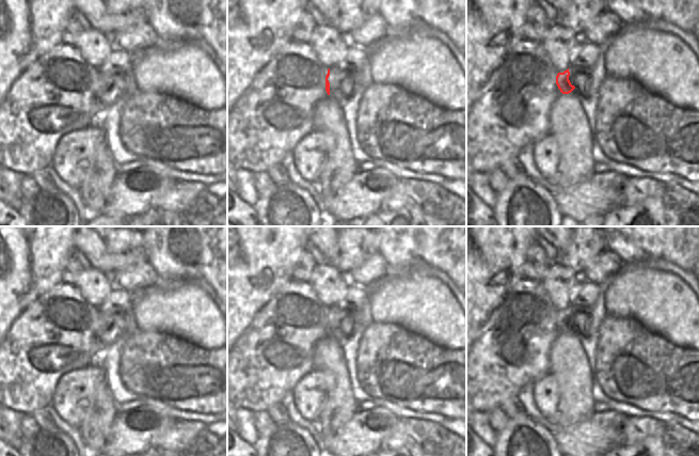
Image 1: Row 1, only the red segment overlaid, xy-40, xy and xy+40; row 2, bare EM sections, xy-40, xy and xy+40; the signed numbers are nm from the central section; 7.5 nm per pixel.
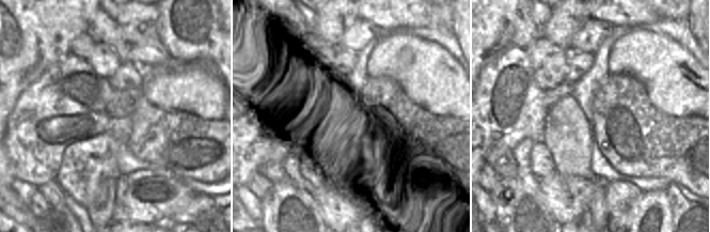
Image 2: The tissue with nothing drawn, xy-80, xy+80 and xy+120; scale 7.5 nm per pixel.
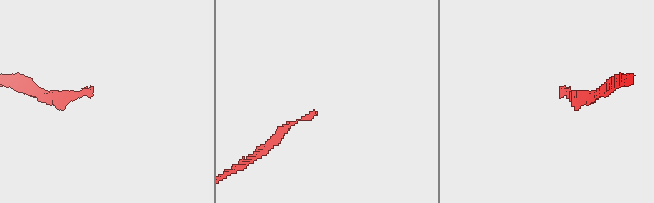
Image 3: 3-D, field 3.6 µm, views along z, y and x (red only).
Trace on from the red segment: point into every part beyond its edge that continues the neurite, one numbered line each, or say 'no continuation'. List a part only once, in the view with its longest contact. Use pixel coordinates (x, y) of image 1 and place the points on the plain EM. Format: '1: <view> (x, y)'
1: xy (340, 321)

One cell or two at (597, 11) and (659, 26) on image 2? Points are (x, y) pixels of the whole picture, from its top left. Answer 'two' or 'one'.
two

